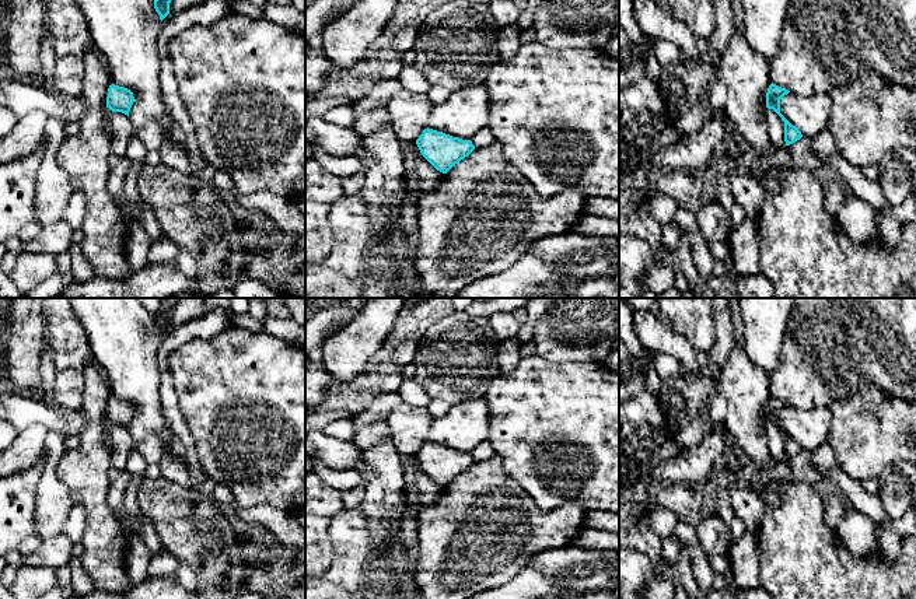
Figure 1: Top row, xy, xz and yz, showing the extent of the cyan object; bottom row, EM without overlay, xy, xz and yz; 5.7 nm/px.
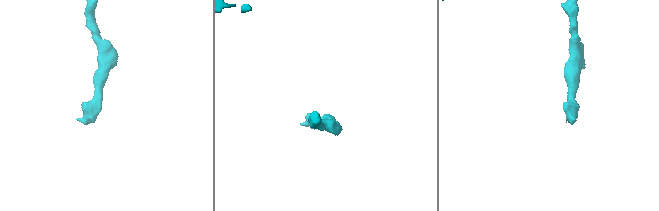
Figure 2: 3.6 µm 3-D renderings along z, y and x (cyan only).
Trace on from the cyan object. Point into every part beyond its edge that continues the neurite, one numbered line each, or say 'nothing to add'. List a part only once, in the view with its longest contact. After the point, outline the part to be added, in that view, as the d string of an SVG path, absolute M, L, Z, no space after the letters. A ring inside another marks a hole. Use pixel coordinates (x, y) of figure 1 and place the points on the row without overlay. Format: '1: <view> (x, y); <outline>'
nothing to add

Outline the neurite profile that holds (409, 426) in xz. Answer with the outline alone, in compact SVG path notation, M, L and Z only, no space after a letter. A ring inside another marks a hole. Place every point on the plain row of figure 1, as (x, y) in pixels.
M402 402L392 409L387 421L399 453L416 456L423 444L427 442L427 434L434 423L434 417L426 407Z

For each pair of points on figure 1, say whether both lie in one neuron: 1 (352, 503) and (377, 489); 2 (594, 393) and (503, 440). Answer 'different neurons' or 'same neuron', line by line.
1: different neurons
2: same neuron

